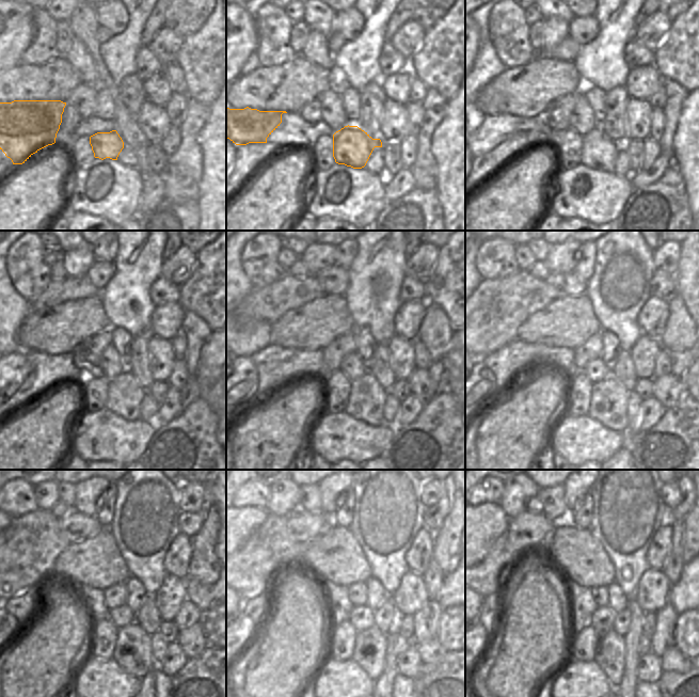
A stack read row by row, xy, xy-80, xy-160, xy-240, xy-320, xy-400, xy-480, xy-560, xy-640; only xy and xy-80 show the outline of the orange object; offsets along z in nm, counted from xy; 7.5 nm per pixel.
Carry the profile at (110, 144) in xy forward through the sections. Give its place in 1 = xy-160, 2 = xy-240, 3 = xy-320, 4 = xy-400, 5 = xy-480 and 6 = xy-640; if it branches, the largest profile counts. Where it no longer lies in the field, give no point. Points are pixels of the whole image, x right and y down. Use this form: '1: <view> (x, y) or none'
1: xy-160 (598, 152)
2: xy-240 (124, 395)
3: xy-320 (366, 400)
4: xy-400 (608, 406)
5: xy-480 (132, 652)
6: xy-640 (610, 652)

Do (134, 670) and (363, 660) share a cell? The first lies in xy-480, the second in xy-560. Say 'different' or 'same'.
same

